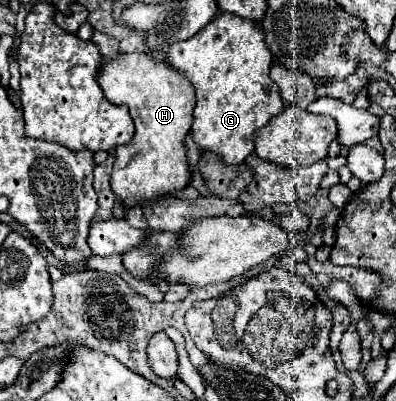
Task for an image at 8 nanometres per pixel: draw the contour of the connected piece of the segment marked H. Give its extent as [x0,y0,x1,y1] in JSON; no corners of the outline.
[97,53,193,207]

